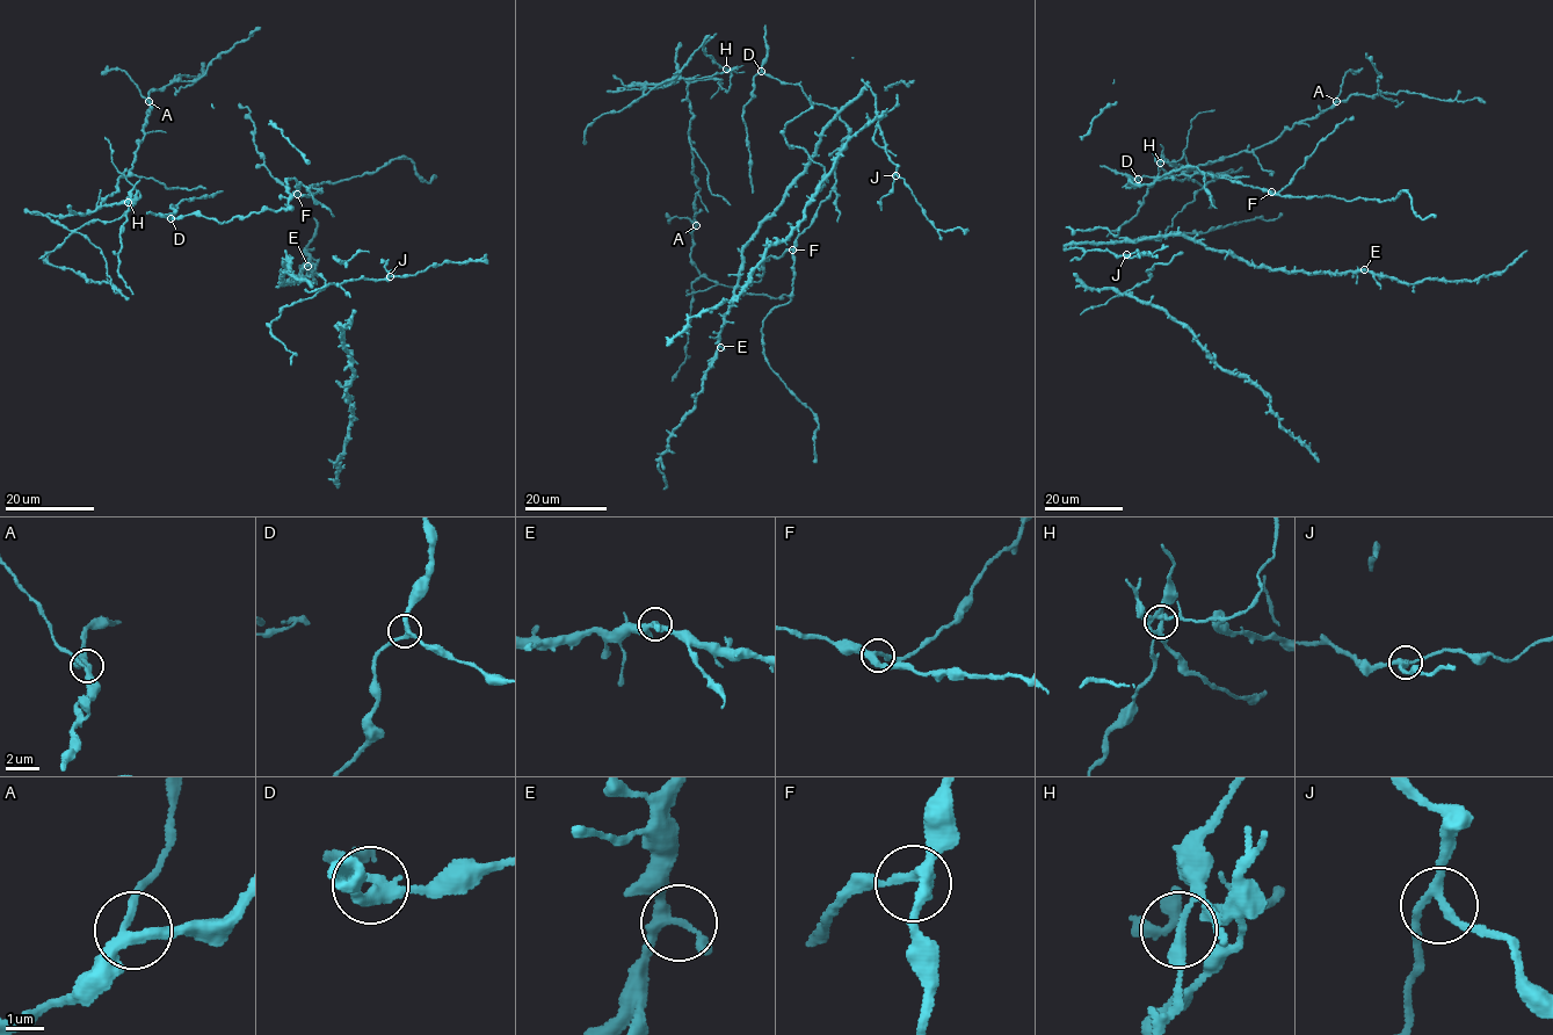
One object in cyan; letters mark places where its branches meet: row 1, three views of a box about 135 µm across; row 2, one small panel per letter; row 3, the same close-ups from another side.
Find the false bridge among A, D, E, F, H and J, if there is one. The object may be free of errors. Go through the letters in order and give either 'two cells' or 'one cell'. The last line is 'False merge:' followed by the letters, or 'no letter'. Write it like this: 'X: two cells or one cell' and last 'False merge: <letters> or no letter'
A: one cell
D: one cell
E: one cell
F: one cell
H: two cells
J: one cell
False merge: H

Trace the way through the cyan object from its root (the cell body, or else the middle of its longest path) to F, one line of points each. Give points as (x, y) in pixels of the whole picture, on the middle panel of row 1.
F: (774, 79), (799, 85), (808, 100), (836, 110), (848, 131), (834, 171), (833, 189), (792, 250)

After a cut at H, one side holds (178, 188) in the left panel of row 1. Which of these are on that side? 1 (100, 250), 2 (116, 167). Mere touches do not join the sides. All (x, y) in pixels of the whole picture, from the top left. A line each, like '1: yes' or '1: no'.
1: no
2: no

